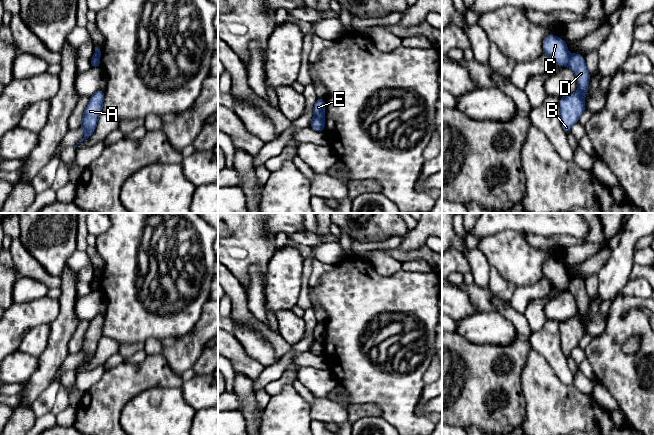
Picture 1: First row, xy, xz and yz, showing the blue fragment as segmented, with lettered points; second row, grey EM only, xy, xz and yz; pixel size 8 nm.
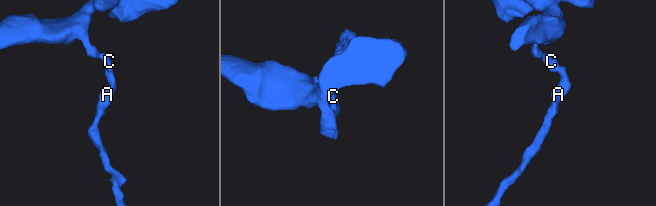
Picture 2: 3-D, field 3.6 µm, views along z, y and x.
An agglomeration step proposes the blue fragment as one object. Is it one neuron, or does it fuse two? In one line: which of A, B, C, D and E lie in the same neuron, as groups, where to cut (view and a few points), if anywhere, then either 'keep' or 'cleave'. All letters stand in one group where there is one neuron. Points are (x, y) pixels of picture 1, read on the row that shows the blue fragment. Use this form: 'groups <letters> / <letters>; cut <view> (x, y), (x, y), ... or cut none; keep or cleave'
groups A B D / C E; cut yz (570, 55), (569, 62), (566, 65); cleave

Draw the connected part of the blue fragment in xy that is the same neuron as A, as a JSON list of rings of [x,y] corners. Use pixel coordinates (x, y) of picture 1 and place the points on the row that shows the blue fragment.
[[[101,89],[90,97],[89,103],[82,117],[82,123],[78,128],[84,131],[84,138],[81,139],[76,145],[74,145],[75,148],[79,143],[88,139],[96,129],[98,118],[103,112],[102,106],[104,94],[105,94],[104,89]]]

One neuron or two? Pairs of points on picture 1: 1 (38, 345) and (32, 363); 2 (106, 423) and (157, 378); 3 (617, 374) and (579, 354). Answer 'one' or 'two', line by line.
1: two
2: one
3: two

